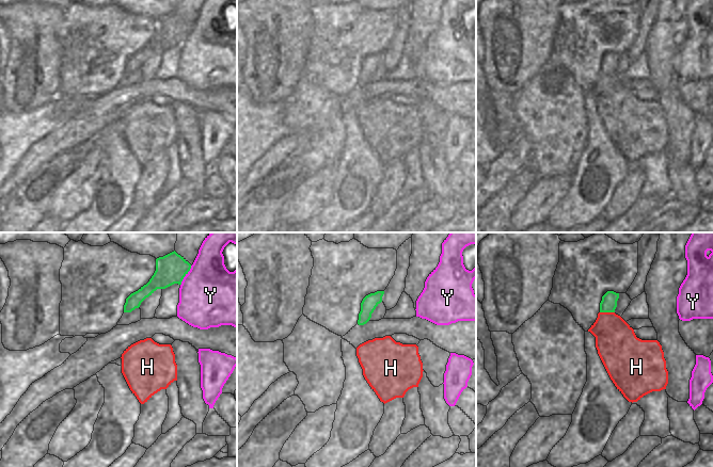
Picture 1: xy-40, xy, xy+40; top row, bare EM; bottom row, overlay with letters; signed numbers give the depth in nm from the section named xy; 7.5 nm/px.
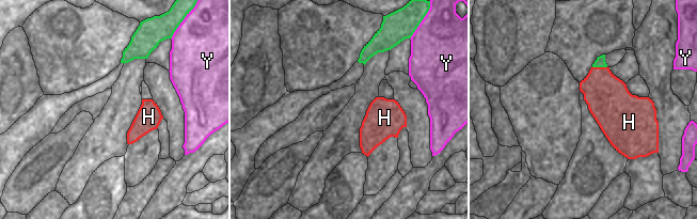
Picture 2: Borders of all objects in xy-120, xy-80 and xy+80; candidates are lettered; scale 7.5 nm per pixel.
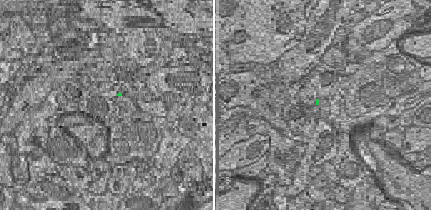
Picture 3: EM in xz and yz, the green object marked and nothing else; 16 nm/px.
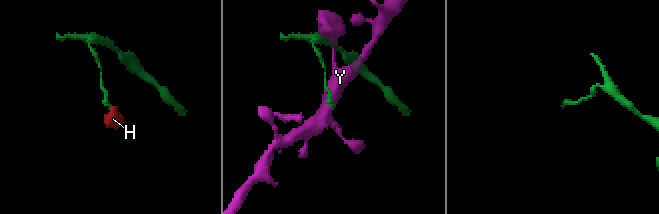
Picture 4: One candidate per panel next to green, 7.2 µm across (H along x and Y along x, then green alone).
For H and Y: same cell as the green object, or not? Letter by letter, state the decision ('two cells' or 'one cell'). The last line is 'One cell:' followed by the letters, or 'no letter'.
H: one cell
Y: two cells
One cell: H

